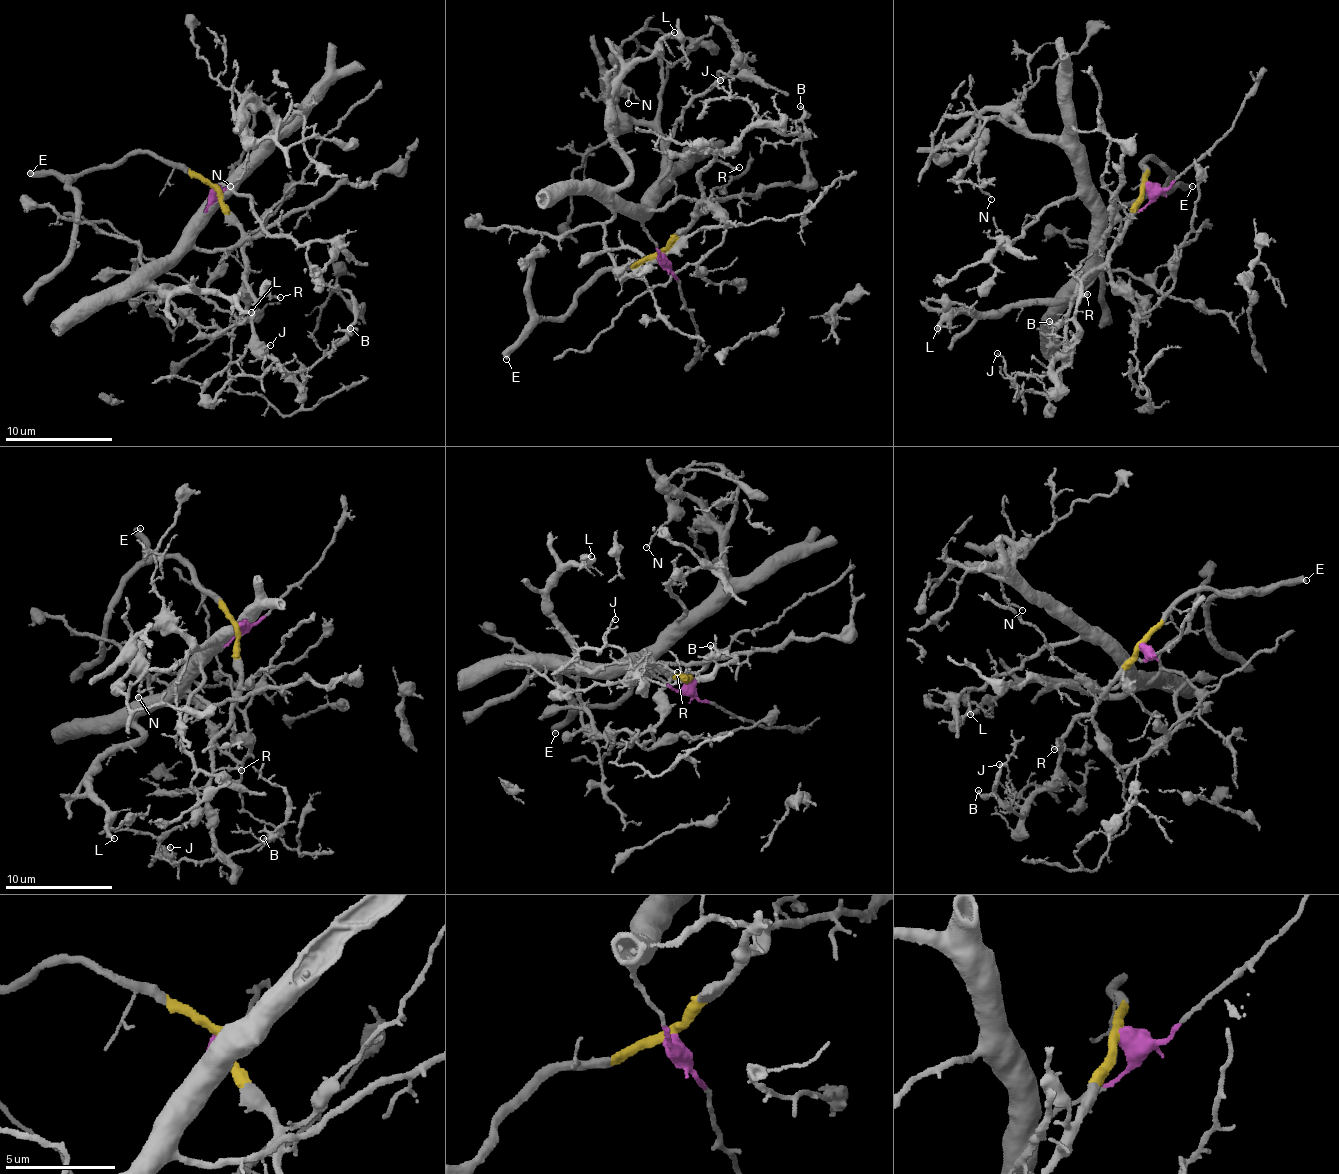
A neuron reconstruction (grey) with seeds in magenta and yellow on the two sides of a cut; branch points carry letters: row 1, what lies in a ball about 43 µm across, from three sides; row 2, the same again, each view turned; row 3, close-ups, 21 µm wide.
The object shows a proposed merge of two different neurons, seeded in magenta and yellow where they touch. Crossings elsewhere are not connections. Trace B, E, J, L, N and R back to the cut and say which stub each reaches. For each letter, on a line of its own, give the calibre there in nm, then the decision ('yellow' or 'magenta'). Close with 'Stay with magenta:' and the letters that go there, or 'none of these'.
B: calibre 190 nm; yellow
E: calibre 440 nm; yellow
J: calibre 110 nm; yellow
L: calibre 280 nm; magenta
N: calibre 130 nm; magenta
R: calibre 180 nm; yellow
Stay with magenta: L, N

